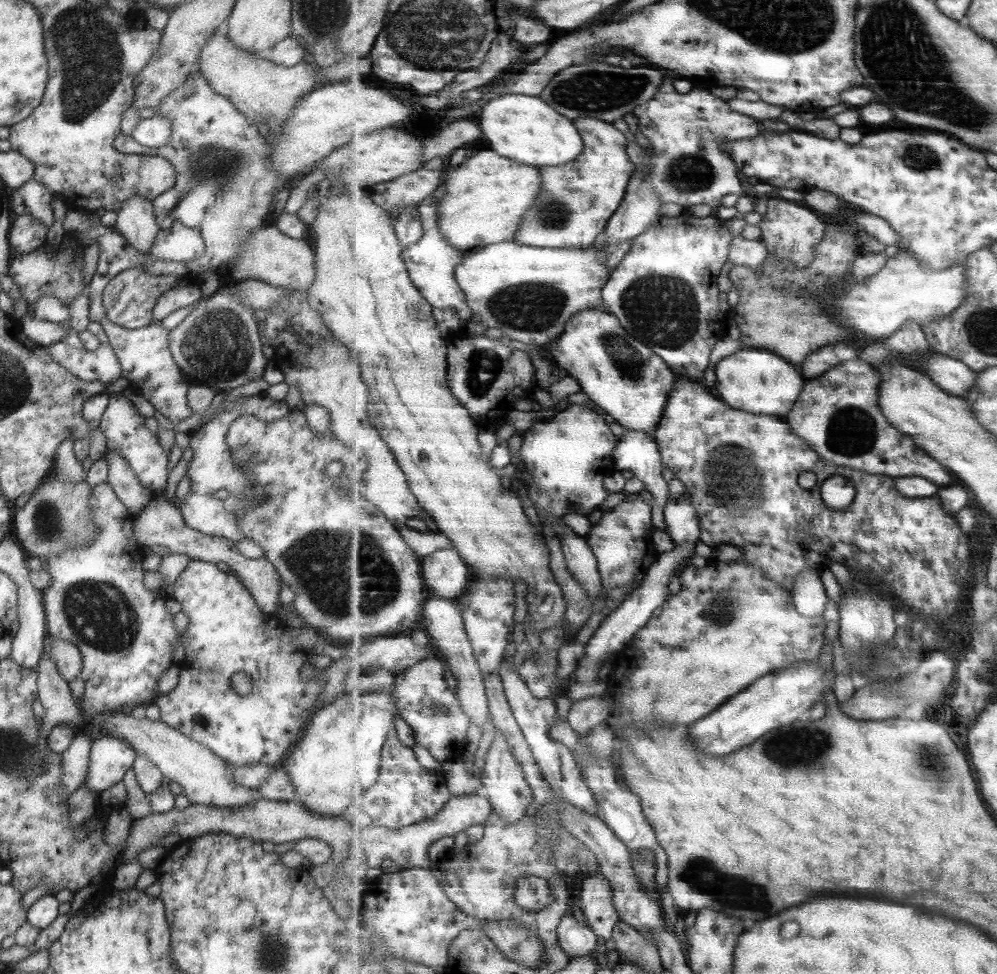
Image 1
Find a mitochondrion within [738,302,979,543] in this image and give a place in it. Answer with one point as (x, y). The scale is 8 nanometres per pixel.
(851, 431)

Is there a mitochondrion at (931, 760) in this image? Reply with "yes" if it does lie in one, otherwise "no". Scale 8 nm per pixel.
yes

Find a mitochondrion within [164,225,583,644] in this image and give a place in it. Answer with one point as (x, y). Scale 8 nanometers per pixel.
(324, 561)

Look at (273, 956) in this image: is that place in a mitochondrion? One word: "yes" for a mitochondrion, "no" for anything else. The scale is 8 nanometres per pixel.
yes

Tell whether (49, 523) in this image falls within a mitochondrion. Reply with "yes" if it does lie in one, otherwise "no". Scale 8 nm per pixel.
yes

